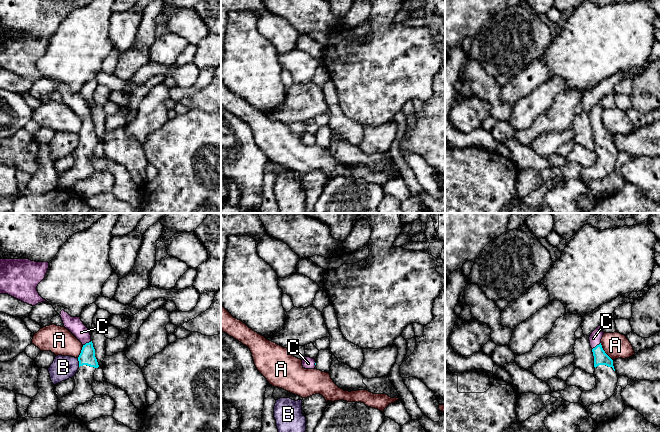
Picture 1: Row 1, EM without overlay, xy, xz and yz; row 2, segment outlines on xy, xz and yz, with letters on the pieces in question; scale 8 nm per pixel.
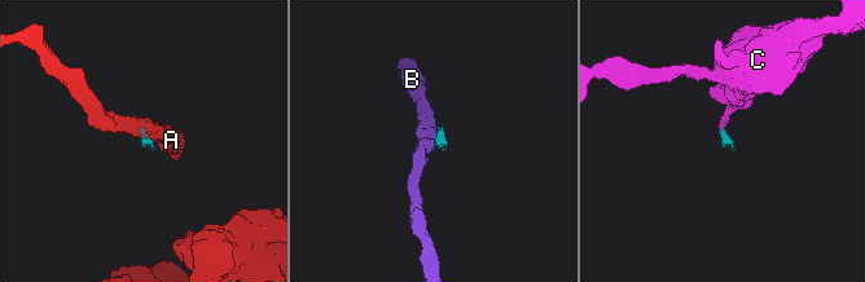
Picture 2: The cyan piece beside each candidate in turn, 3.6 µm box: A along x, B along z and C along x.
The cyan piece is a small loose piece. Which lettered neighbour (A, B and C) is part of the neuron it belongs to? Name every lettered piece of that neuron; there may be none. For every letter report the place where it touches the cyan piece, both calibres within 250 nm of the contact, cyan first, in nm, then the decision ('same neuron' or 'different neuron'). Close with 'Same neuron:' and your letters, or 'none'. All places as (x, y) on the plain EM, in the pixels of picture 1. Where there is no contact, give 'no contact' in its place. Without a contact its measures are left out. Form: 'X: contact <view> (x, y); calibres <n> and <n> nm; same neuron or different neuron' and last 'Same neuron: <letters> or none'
A: contact yz (604, 128); calibres 110 and 200 nm; different neuron
B: contact xy (79, 138); calibres 130 and 190 nm; different neuron
C: contact yz (597, 121); calibres 110 and 100 nm; same neuron
Same neuron: C

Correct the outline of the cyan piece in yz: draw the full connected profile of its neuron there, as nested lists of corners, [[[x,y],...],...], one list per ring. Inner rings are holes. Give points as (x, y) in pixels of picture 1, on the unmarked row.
[[[600,101],[589,113],[590,122],[594,132],[594,152],[596,154],[596,162],[590,167],[582,167],[578,179],[584,184],[609,175],[616,167],[619,151],[614,145],[613,136],[602,124],[601,115],[603,111],[604,108]]]

